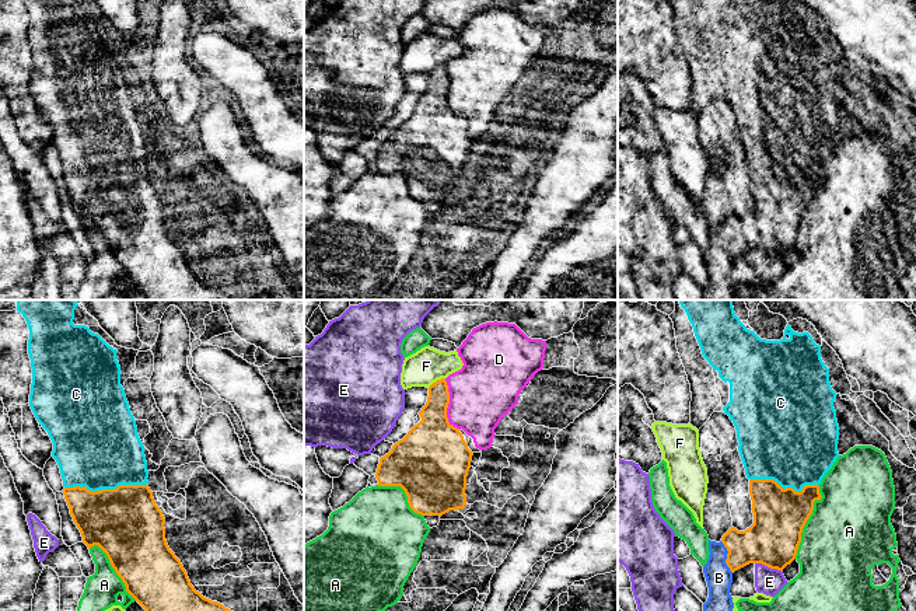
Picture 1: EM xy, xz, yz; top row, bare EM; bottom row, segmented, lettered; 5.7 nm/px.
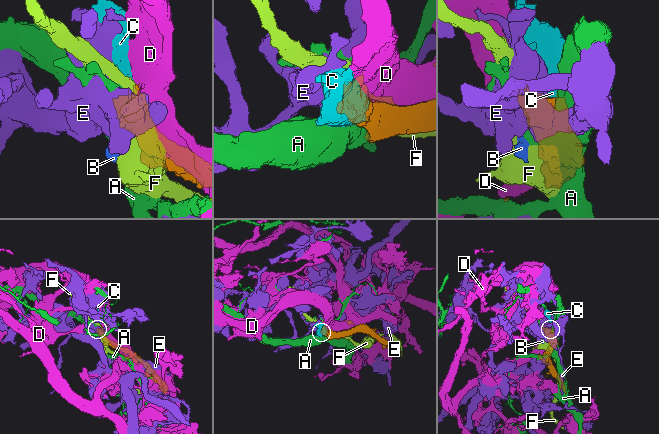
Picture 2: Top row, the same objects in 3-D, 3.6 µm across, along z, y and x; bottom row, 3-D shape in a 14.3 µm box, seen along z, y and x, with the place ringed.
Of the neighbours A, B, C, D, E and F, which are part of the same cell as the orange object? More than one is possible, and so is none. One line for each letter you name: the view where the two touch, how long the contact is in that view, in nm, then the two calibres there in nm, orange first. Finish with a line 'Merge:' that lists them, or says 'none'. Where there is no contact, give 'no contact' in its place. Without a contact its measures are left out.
B: meets orange in yz; contact 200 nm long; 260 nm thick on the orange side, 150 nm on the other
C: meets orange in xy; contact 480 nm long; 400 nm thick on the orange side, 480 nm on the other
Merge: B, C

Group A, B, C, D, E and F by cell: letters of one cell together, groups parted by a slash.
A / B C / D / E / F

